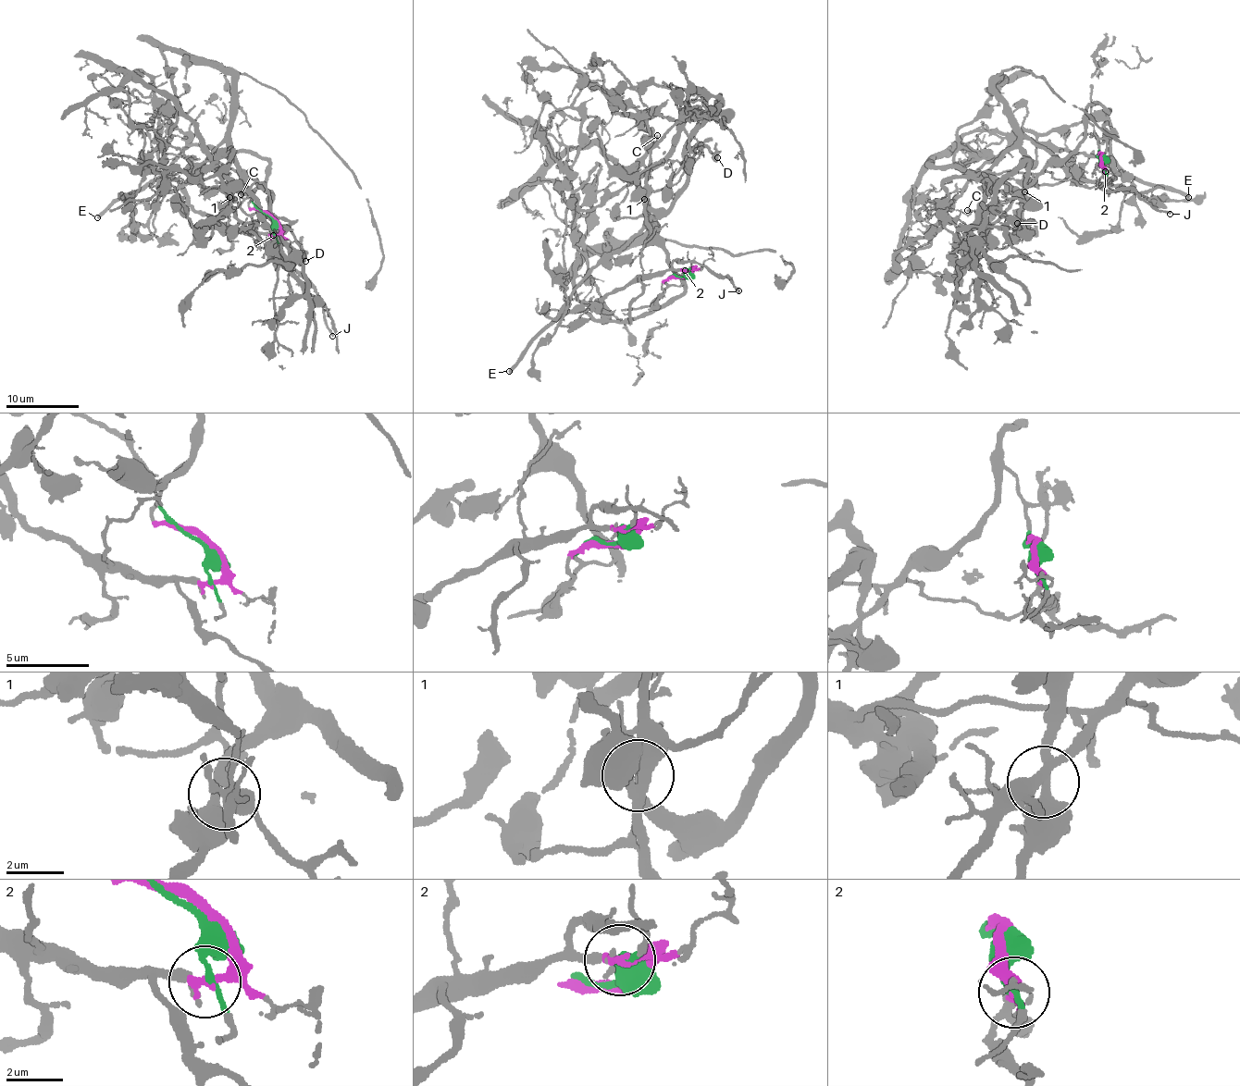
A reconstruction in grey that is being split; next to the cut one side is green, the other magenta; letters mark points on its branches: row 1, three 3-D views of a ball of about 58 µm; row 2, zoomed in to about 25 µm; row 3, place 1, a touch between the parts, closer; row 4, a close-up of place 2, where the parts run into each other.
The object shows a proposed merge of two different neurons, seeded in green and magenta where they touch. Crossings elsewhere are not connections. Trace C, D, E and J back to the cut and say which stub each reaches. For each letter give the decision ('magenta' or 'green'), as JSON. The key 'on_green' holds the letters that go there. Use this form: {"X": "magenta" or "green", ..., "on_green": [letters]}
{"C": "green", "D": "green", "E": "green", "J": "magenta", "on_green": ["C", "D", "E"]}

